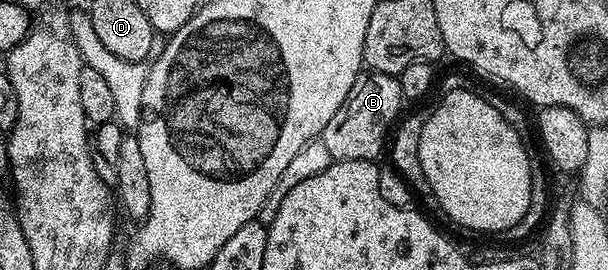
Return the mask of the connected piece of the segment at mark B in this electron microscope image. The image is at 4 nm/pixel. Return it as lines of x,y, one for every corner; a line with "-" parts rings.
377,70
361,72
354,80
354,88
350,88
342,108
334,112
330,124
326,124
324,129
322,140
332,159
337,162
379,159
383,150
385,153
394,123
401,117
400,105
405,105
405,102
397,75
383,74

